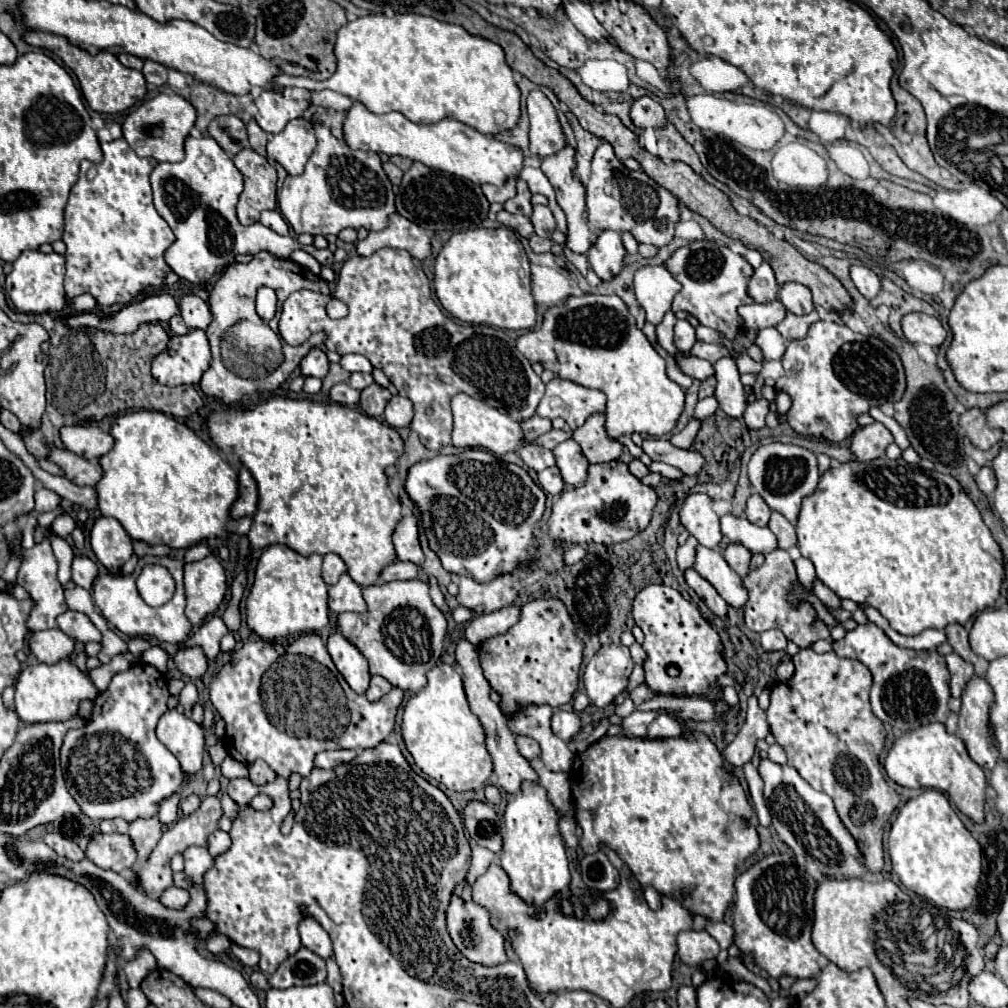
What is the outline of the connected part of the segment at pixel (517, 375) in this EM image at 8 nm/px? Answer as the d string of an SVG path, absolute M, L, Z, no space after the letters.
M379 249L371 257L351 257L343 263L339 271L339 281L333 297L341 299L349 307L345 319L329 319L325 305L329 299L313 291L295 291L287 297L283 305L283 315L279 321L279 333L289 345L305 343L313 333L323 331L327 335L325 347L339 355L359 353L371 361L373 367L381 369L389 381L397 387L399 395L409 397L415 405L415 417L411 421L411 431L415 431L421 443L437 451L451 443L453 415L451 415L451 397L457 393L467 393L485 401L487 405L509 415L513 421L525 421L535 415L535 409L545 393L545 385L539 375L531 369L531 363L519 353L515 341L501 329L487 325L469 325L457 323L451 317L443 315L439 305L431 295L431 283L421 267L417 267L409 253L401 249Z

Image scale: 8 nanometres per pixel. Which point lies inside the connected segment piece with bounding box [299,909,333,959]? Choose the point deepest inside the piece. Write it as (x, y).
(313, 936)

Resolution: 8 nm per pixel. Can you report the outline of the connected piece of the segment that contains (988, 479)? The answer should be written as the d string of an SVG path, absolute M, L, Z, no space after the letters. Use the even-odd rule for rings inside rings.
M981 467L981 471L975 475L975 483L977 483L977 487L979 487L985 495L993 493L993 491L995 491L995 485L997 485L993 469L991 469L991 467Z

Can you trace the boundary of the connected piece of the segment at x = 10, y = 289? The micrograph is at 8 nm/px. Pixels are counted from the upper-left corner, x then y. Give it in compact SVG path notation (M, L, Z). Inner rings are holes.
M25 251L13 263L13 271L6 276L5 293L13 301L13 305L23 313L45 313L45 311L63 311L70 308L76 312L89 312L97 307L95 299L85 293L77 296L69 304L65 301L63 291L65 277L65 257L57 253L41 253L41 251Z

